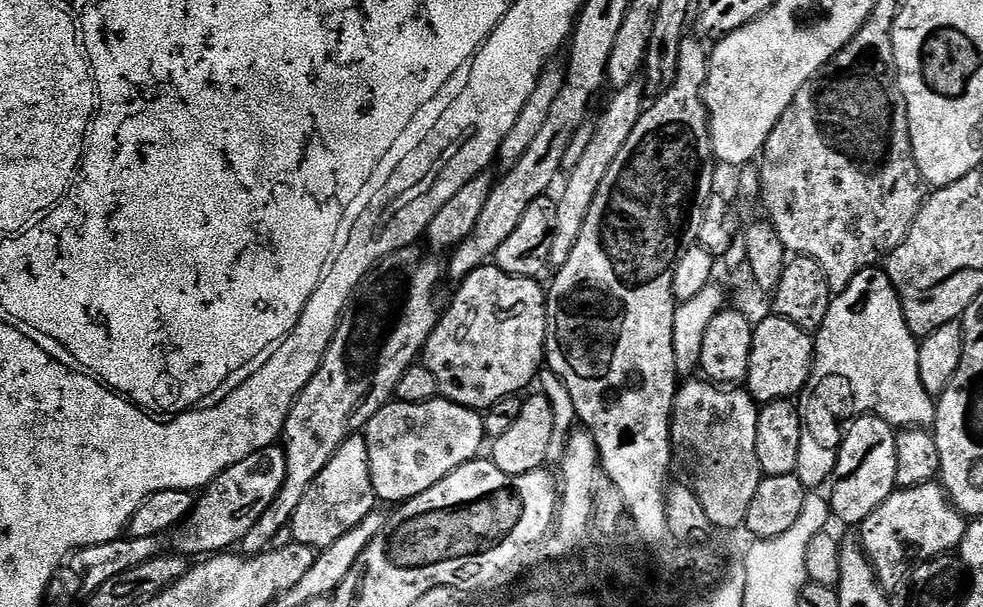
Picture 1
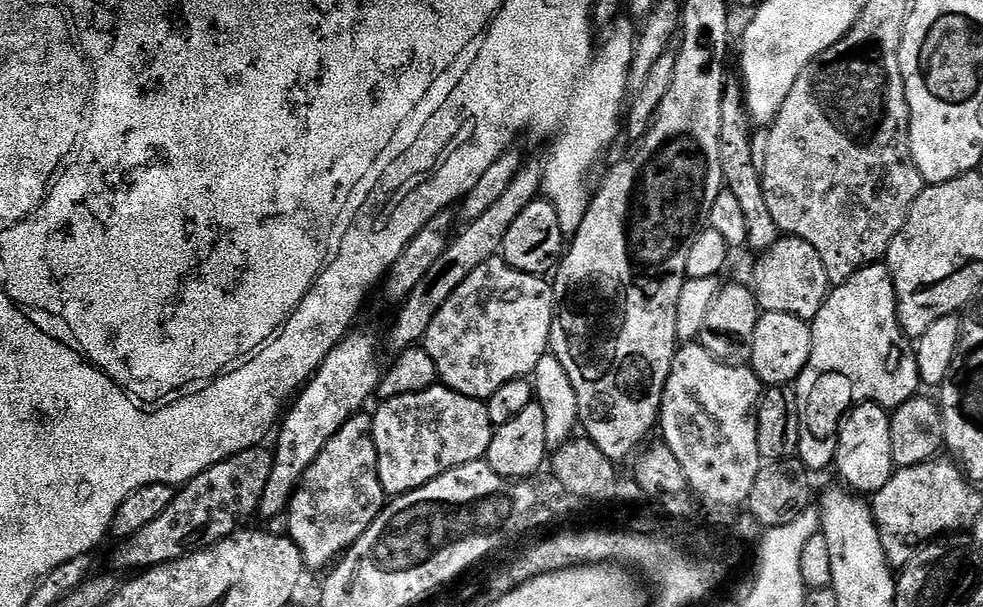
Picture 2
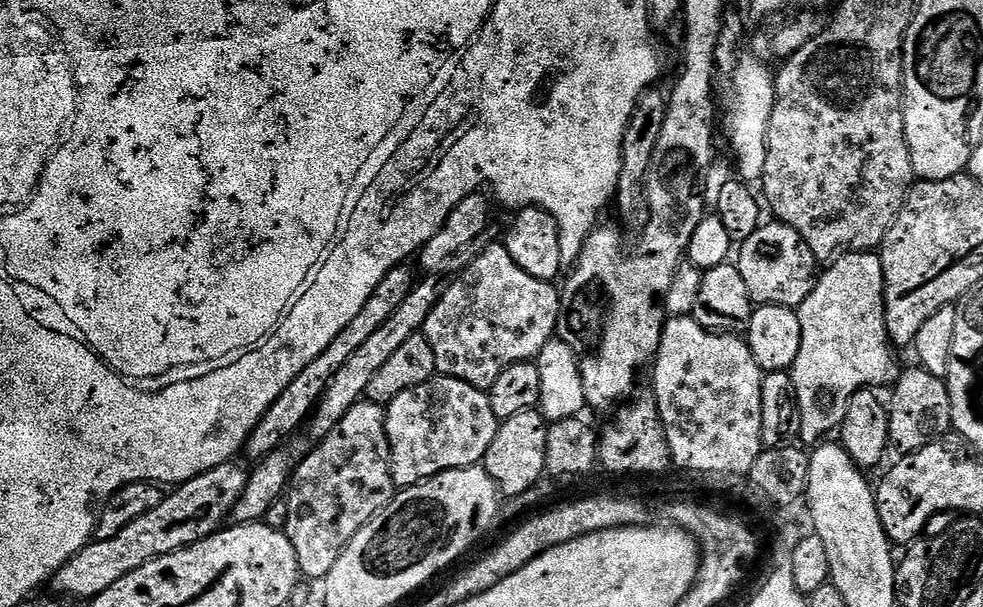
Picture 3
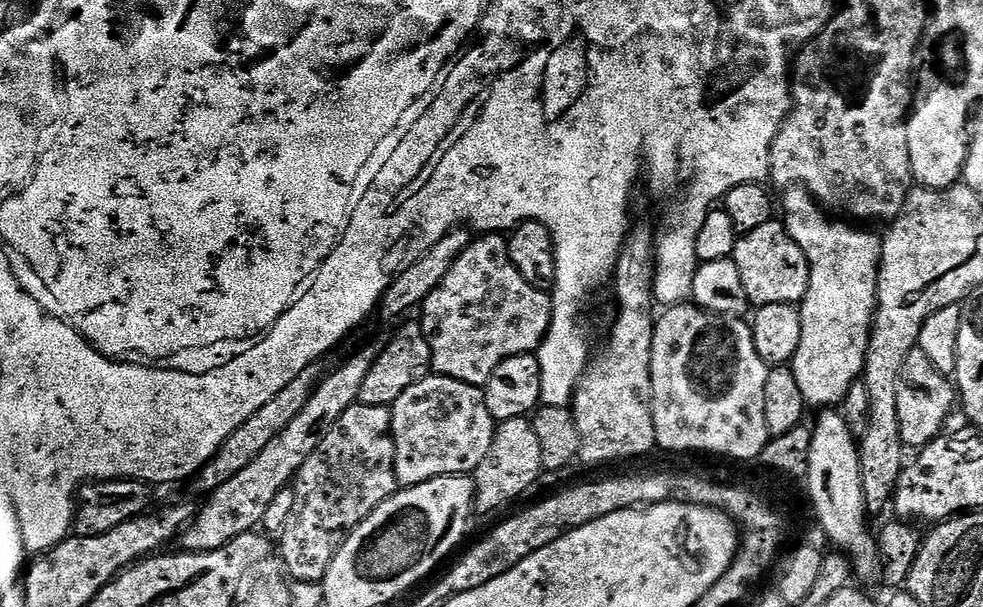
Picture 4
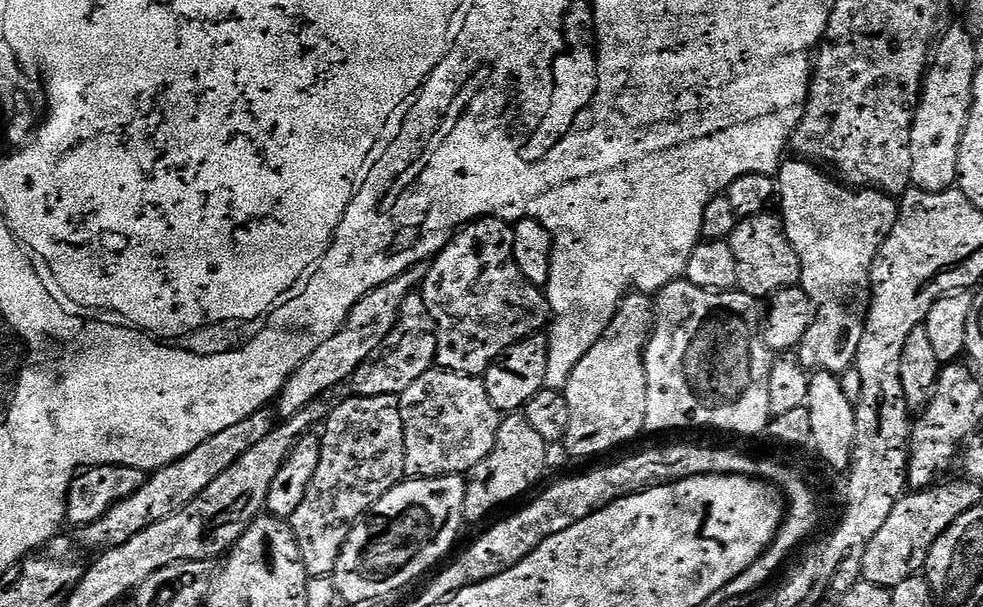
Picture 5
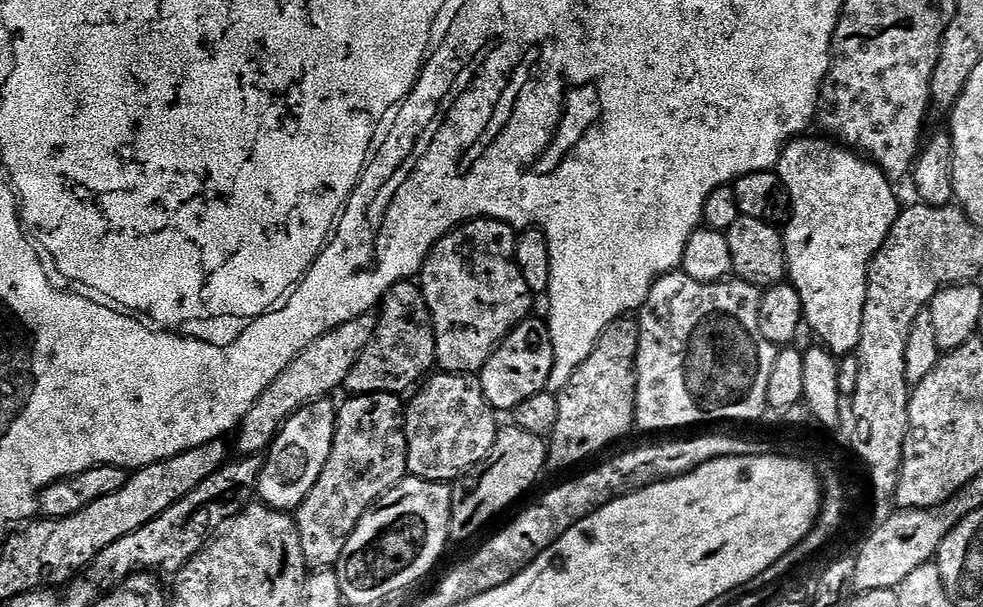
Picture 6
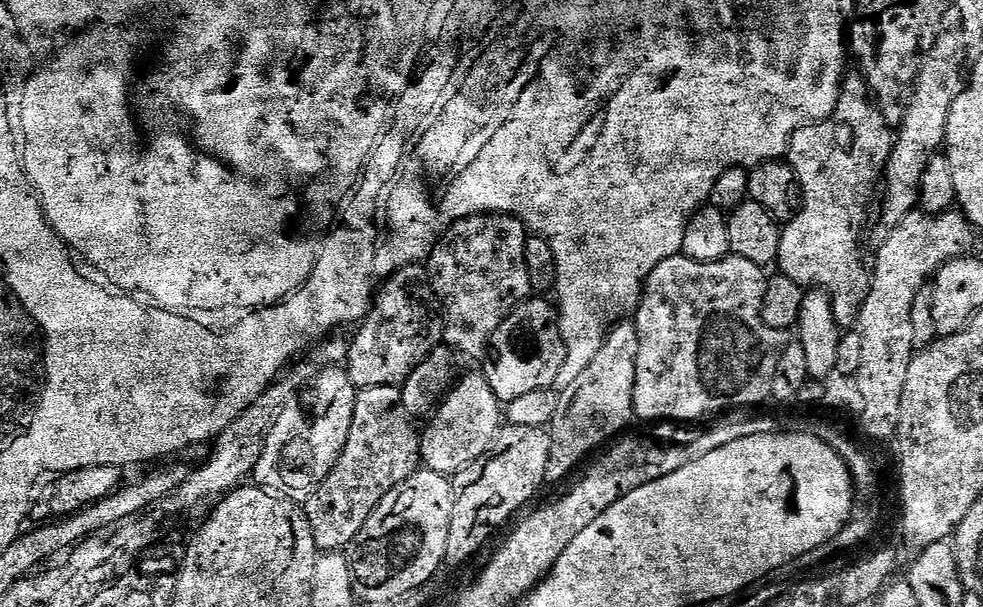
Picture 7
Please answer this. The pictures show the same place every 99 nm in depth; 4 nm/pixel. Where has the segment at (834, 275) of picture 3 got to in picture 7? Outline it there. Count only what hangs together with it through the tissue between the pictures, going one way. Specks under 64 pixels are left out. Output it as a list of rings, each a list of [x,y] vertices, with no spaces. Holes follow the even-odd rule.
[[[859,74],[845,75],[840,86],[840,97],[836,100],[834,110],[827,116],[820,124],[807,124],[805,128],[799,128],[794,135],[788,139],[788,146],[786,149],[786,162],[792,167],[792,173],[796,176],[796,182],[800,190],[800,203],[791,220],[783,225],[780,233],[780,245],[778,246],[776,254],[776,264],[779,271],[786,278],[790,278],[795,284],[803,286],[808,290],[819,290],[830,297],[831,311],[833,318],[837,325],[848,326],[855,325],[856,315],[860,312],[860,302],[864,299],[866,291],[866,264],[860,261],[860,235],[864,232],[864,223],[868,220],[868,203],[872,200],[872,191],[876,188],[876,180],[881,179],[882,171],[888,162],[888,155],[892,152],[894,143],[893,133],[887,132],[886,121],[883,113],[876,107],[868,90],[868,84],[865,83],[863,76]]]

